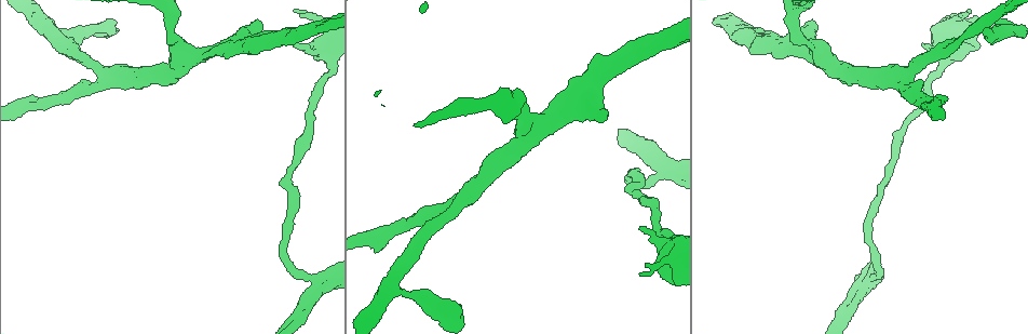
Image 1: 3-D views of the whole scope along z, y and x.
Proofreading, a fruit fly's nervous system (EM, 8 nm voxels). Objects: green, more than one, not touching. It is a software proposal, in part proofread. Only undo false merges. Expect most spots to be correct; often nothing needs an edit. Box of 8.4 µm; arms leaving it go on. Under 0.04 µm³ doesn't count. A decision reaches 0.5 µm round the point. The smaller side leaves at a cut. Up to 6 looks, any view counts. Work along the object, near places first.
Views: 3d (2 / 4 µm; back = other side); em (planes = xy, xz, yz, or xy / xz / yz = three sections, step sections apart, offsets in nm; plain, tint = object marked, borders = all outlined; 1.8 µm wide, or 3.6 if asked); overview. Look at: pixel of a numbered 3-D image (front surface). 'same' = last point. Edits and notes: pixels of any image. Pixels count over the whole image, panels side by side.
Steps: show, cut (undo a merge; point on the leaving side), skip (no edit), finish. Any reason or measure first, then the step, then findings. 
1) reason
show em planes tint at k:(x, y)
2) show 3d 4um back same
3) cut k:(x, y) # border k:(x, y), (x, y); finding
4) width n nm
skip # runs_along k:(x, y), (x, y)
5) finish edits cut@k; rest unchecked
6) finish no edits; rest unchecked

sharp bend
show em xz step 16 borders at 1:(107, 28)

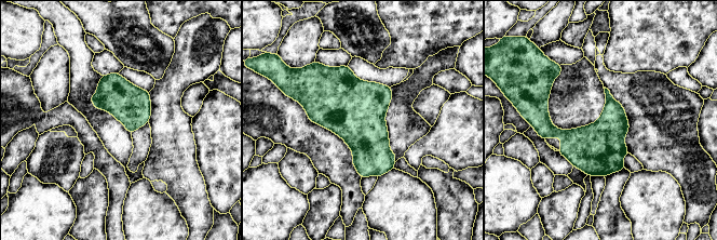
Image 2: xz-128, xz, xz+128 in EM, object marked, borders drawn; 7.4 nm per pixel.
cut it another way
show em planes borders same

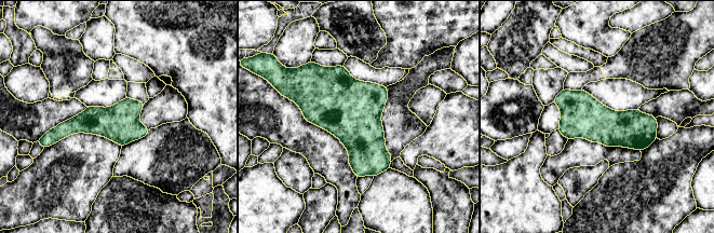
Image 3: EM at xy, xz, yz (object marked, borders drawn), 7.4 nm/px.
skip # one cell here

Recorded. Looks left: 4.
sharp bend
show 3d 4um at 1:(184, 51)

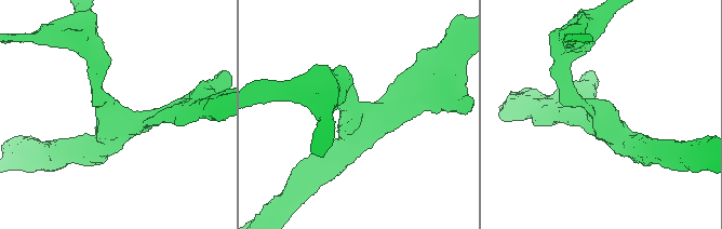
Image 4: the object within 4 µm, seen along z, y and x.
arms 3; arm_widths 220, 280, 360 nm
show em planes tint at 4:(113, 118)

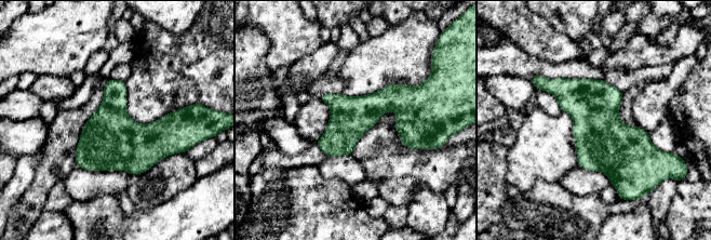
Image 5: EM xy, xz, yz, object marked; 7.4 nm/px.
width 300 nm
skip # continuous, no second cell

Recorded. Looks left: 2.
sudden change in width
show em planes tint at 1:(869, 277)

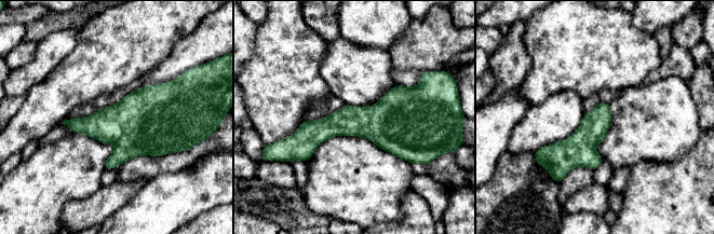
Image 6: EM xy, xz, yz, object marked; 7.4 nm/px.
skip # continuous, no second cell

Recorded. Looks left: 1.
finish no edits; rest unchecked

